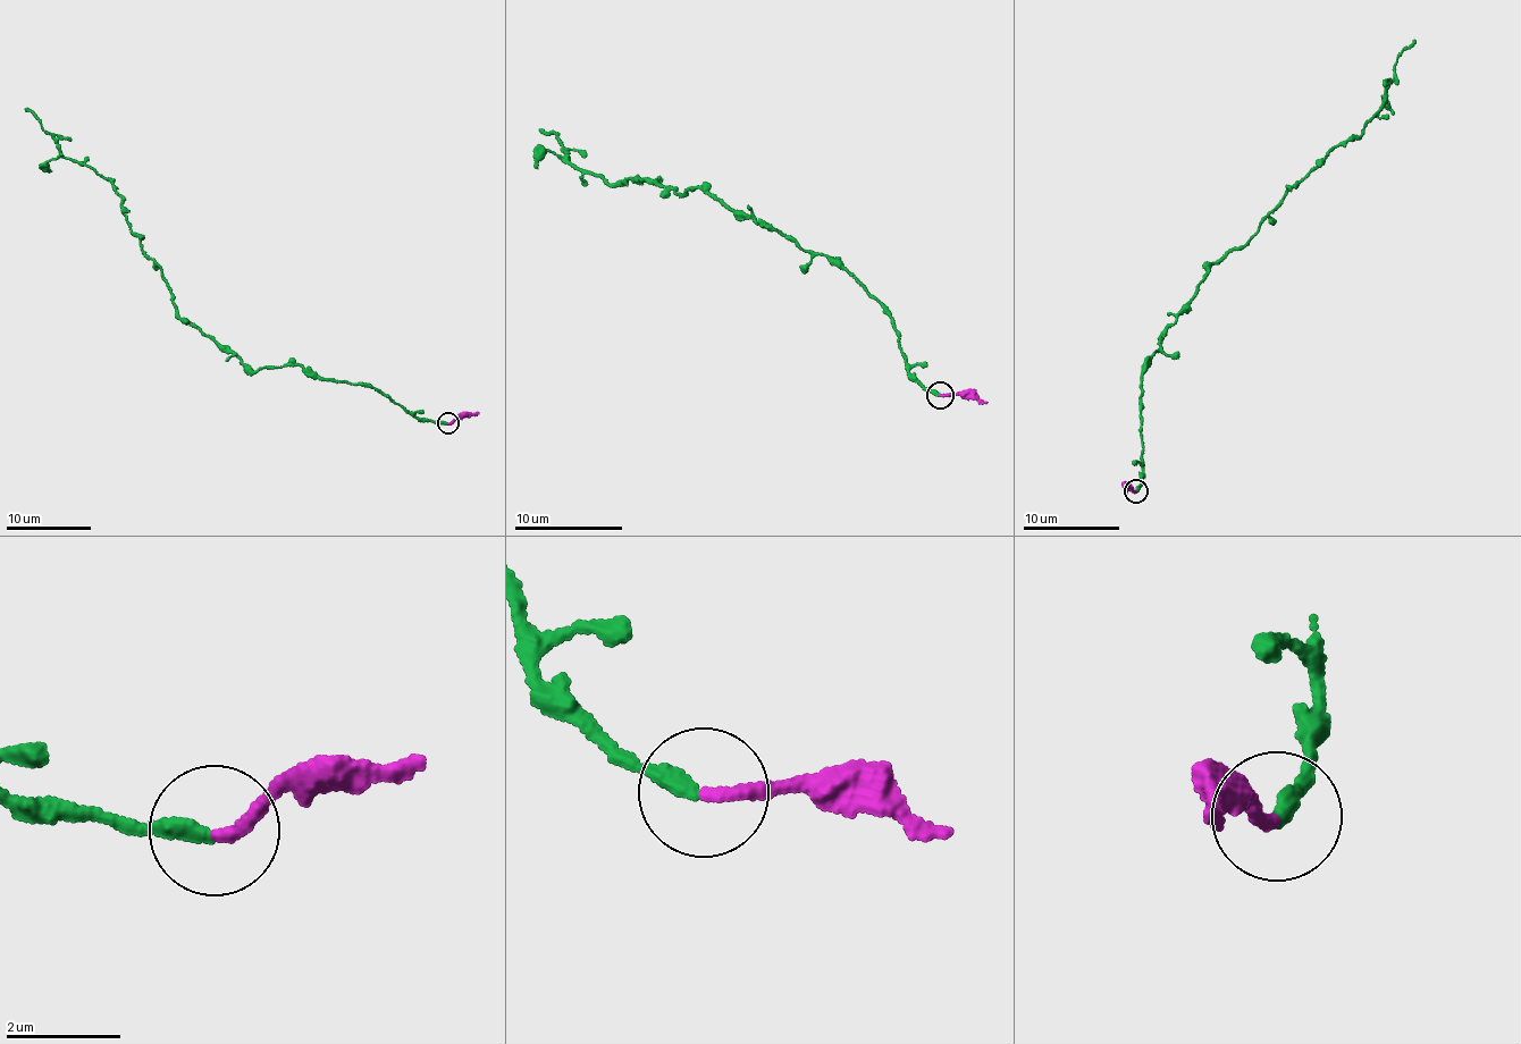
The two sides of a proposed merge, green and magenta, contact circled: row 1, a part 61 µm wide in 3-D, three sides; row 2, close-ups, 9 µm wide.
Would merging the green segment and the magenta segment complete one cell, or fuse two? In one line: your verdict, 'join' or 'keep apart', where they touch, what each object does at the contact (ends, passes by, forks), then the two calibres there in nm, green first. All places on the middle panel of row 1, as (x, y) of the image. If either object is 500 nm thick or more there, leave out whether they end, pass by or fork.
keep apart; place (940, 395); green ends; magenta ends; calibres 280 and 240 nm

